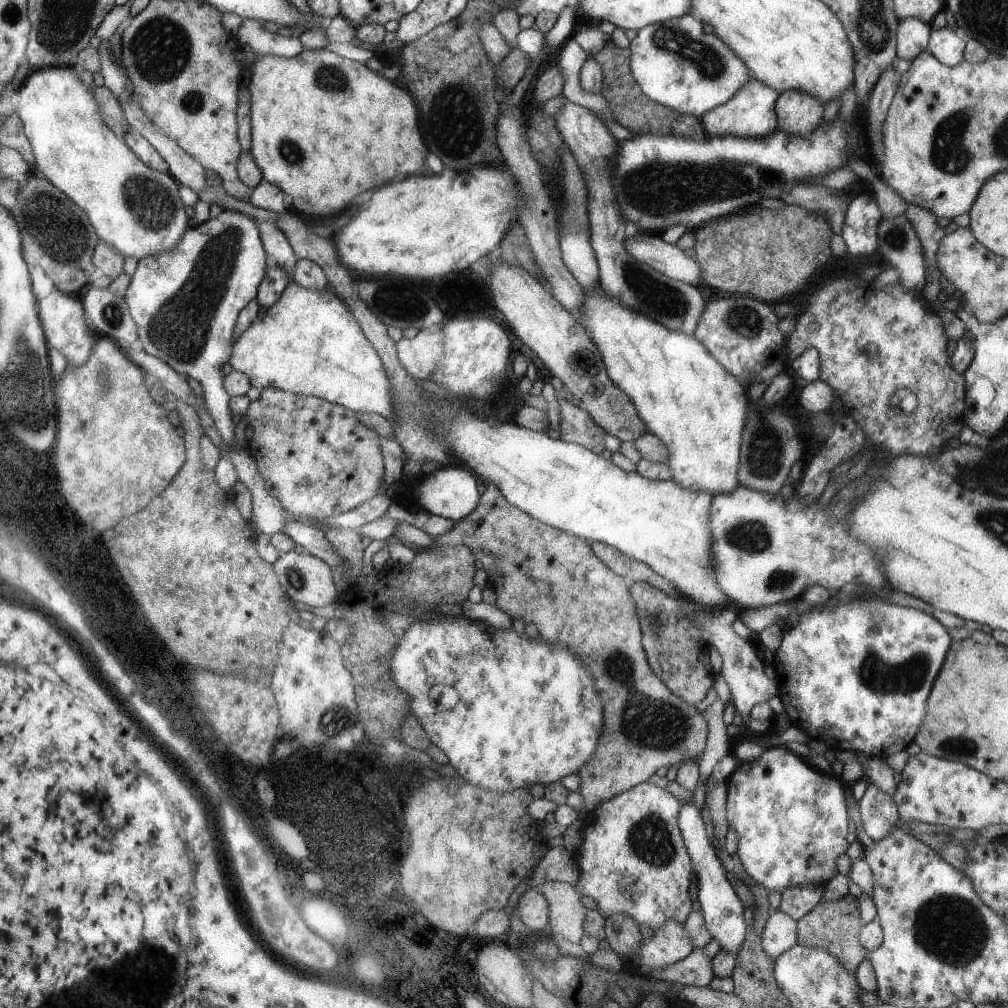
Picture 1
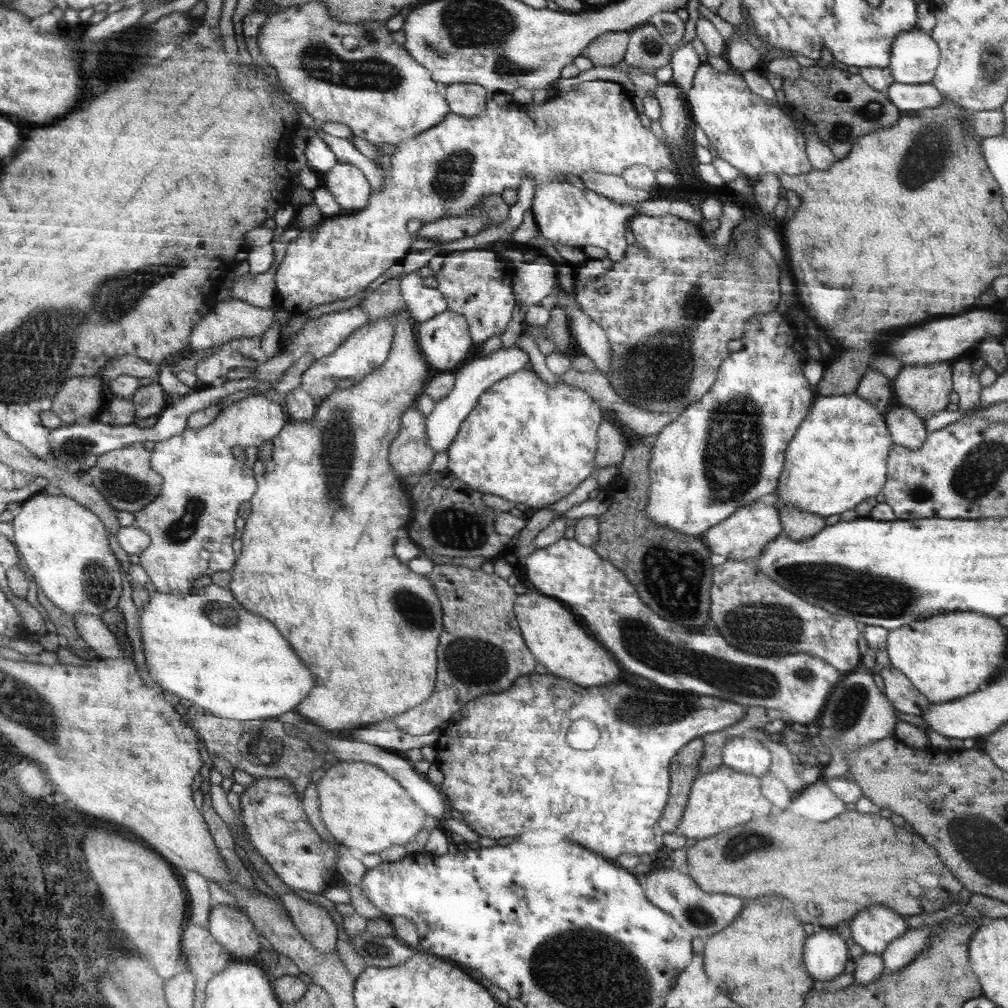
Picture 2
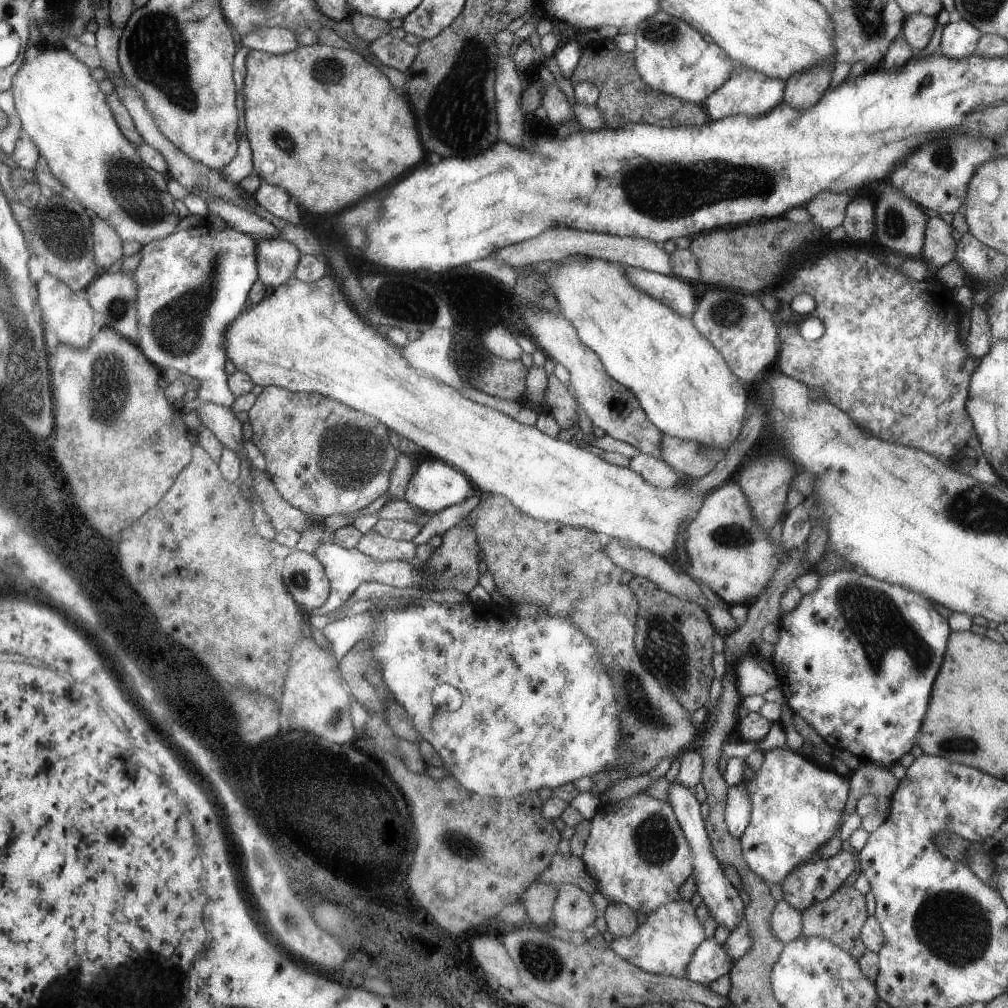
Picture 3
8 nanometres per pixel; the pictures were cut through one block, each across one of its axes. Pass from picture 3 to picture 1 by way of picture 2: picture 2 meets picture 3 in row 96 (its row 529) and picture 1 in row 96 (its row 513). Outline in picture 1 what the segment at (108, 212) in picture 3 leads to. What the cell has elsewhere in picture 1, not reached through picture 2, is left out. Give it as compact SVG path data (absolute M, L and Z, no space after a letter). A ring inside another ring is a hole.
M52 66L52 68L44 68L44 70L36 70L36 72L29 73L28 78L18 86L17 92L19 94L19 106L17 108L18 116L23 124L23 129L32 146L32 152L36 160L36 168L48 179L58 190L64 194L68 194L72 202L77 203L82 210L89 216L89 221L93 224L94 230L101 242L106 242L108 246L112 246L118 254L122 256L134 256L140 261L146 256L154 256L160 252L168 252L172 248L178 246L178 242L182 240L182 236L188 230L188 216L184 210L184 204L178 196L178 182L168 176L168 173L155 171L151 168L132 148L128 148L128 143L124 142L124 138L114 134L110 130L109 124L102 118L101 107L98 106L98 100L94 98L94 90L88 84L82 84L79 76L72 72L74 68L71 66Z

